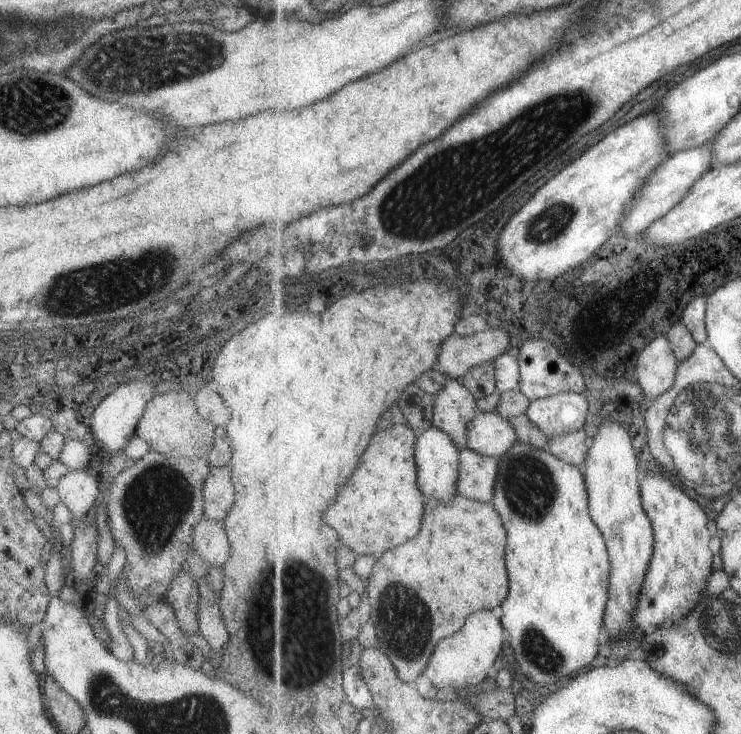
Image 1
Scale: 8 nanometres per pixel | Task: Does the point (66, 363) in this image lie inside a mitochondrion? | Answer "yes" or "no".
no

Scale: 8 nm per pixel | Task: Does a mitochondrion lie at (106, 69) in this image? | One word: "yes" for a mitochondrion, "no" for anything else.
yes

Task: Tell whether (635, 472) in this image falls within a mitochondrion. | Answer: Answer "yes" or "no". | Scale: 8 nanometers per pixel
no

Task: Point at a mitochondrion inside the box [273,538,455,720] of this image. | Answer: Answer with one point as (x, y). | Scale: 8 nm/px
(414, 622)

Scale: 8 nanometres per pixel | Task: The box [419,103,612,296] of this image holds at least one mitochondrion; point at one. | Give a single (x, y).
(550, 224)

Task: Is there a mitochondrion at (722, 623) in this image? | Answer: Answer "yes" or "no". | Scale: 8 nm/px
yes

